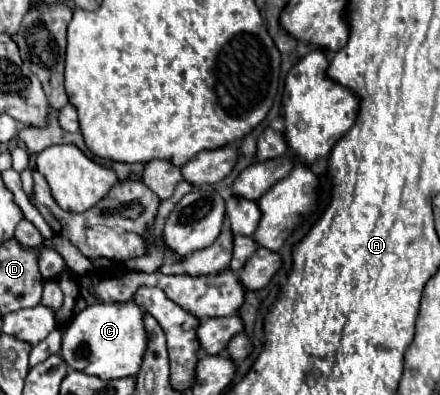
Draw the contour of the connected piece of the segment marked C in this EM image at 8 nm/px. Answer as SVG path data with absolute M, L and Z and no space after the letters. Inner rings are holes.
M133 301L127 303L93 303L85 307L63 331L63 343L61 343L61 357L71 369L77 369L81 373L99 377L99 379L121 379L121 377L135 377L137 369L141 367L141 357L145 353L145 327L143 327L143 313L133 305Z

